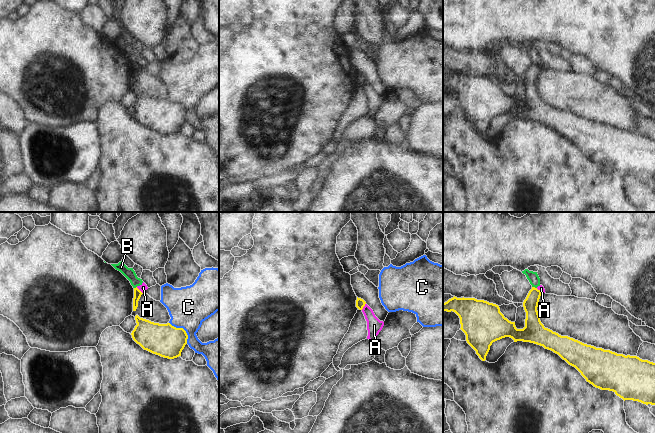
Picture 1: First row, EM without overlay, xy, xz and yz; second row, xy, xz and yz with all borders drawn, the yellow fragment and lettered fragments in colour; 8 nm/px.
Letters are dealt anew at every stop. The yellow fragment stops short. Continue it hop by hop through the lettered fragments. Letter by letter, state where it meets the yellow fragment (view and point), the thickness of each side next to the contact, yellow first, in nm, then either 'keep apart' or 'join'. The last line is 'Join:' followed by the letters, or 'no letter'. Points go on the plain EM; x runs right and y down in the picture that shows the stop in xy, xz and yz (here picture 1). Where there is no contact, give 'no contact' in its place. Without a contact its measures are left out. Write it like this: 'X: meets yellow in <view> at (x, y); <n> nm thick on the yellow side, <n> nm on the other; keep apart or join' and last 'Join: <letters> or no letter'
A: meets yellow in xy at (139, 66); 60 nm thick on the yellow side, 60 nm on the other; keep apart
B: meets yellow in yz at (534, 63); 120 nm thick on the yellow side, 90 nm on the other; keep apart
C: meets yellow in xy at (183, 105); 260 nm thick on the yellow side, 320 nm on the other; keep apart
Join: no letter

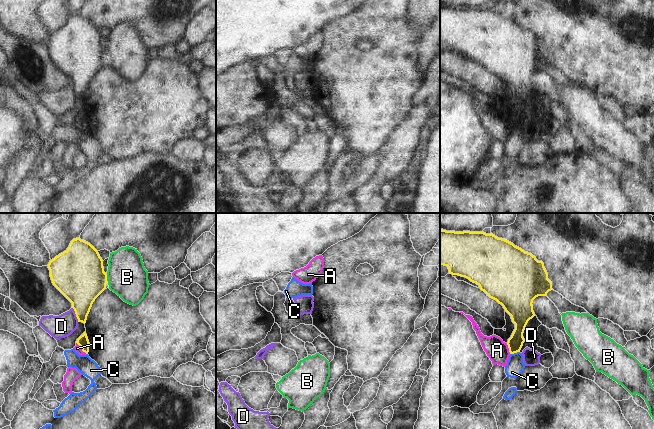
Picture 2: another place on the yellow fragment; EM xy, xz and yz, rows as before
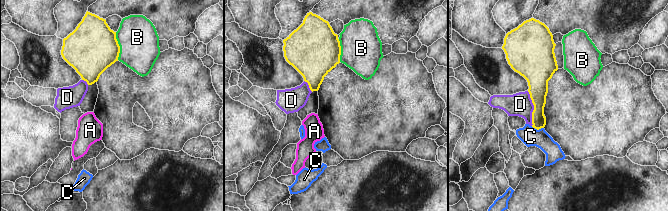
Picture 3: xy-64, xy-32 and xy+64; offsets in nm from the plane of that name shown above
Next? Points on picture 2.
A: meets yellow in xy at (81, 124); 90 nm thick on the yellow side, 50 nm on the other; keep apart
B: meets yellow in xy at (106, 54); 420 nm thick on the yellow side, 320 nm on the other; keep apart
C: meets yellow in yz at (514, 128); 120 nm thick on the yellow side, 140 nm on the other; keep apart
D: meets yellow in xy at (75, 89); 340 nm thick on the yellow side, 180 nm on the other; keep apart
Join: no letter

